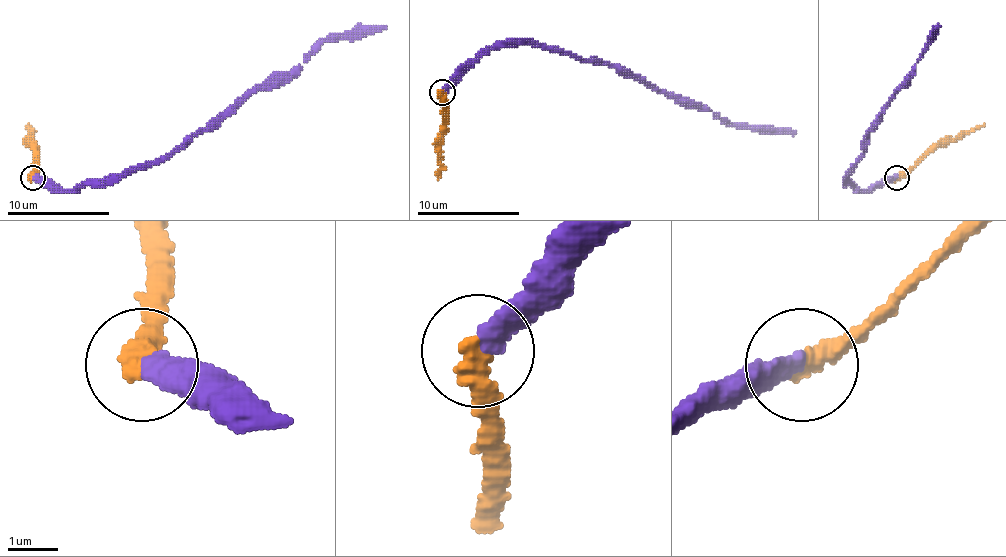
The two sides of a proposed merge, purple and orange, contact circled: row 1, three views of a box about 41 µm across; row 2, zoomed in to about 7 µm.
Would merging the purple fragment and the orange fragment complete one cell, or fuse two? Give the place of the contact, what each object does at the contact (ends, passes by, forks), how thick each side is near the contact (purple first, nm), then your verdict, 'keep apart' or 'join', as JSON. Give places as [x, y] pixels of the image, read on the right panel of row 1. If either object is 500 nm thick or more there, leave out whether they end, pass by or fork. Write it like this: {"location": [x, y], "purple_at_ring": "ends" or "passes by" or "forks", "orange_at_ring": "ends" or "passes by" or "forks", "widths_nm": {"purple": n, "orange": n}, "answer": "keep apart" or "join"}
{"location": [896, 178], "purple_at_ring": "ends", "orange_at_ring": "ends", "widths_nm": {"purple": 420, "orange": 480}, "answer": "join"}

